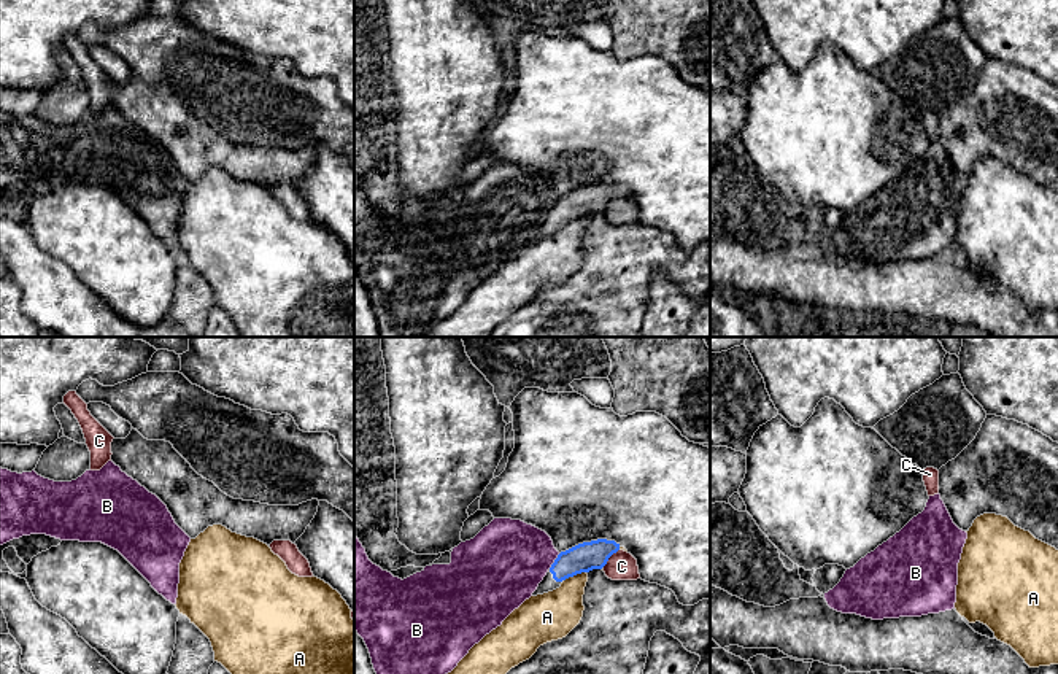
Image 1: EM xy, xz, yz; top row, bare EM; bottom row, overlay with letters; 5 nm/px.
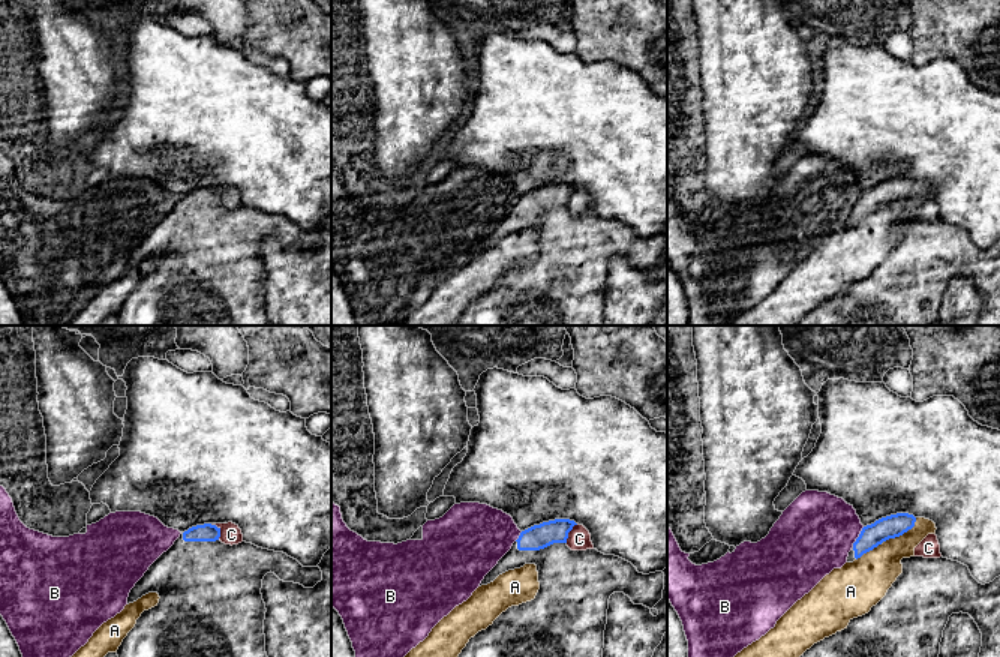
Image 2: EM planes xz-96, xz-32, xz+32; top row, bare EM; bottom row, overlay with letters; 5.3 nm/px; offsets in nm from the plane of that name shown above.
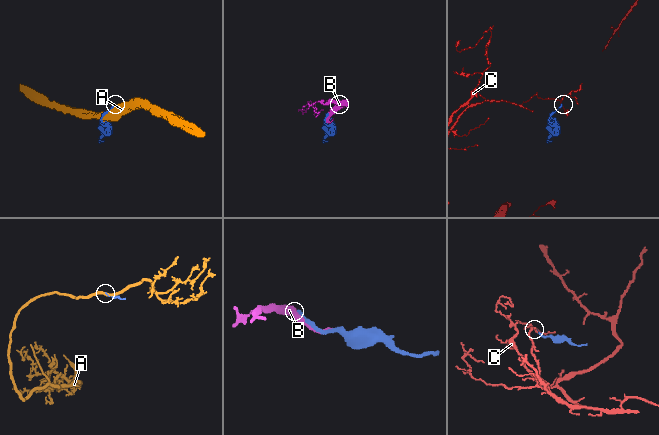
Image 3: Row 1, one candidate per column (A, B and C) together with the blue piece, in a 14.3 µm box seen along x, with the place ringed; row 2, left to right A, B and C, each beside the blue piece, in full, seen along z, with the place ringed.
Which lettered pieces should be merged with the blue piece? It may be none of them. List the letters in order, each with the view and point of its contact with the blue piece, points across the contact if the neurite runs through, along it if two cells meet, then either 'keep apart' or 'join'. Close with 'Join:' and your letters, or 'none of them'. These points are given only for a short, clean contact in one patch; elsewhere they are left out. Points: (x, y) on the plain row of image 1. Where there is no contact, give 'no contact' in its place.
A: xz (574, 218) | keep apart
B: xz (555, 205) | keep apart
C: xz (609, 201) | along xz (618, 193), (602, 210) | keep apart
Join: none of them

